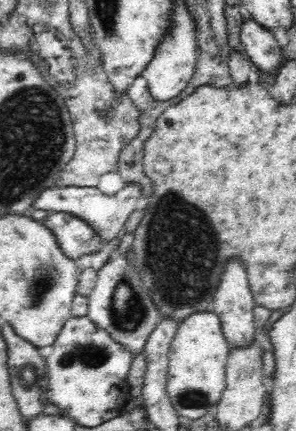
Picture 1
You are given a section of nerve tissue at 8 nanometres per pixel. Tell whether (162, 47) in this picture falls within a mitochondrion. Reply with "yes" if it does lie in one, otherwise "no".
no

